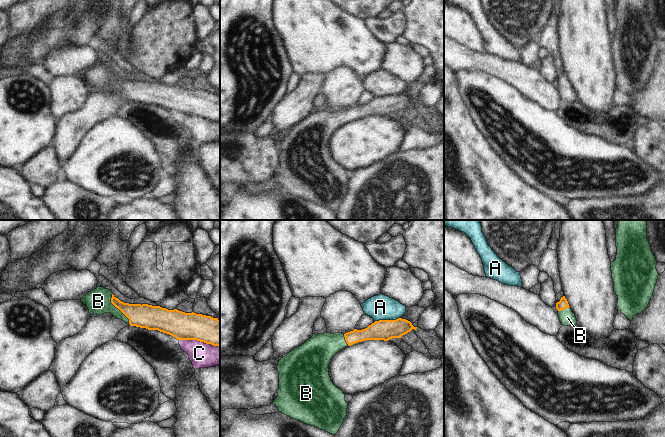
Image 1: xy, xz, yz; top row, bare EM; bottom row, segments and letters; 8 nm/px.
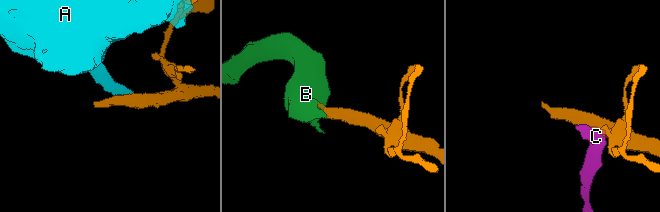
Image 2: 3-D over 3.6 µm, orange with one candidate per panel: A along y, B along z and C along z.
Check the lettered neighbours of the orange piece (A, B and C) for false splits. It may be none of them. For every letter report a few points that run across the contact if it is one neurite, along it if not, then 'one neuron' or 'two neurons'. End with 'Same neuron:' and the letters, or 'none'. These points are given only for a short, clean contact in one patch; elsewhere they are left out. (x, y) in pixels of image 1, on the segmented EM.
A: xz (399, 317), (375, 321) | two neurons
B: xy (146, 316), (131, 314), (117, 307), (103, 301), (98, 301) | one neuron
C: xy (179, 339), (196, 339), (219, 347) | two neurons
Same neuron: B

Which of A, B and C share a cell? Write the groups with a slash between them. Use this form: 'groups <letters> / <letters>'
groups A C / B

